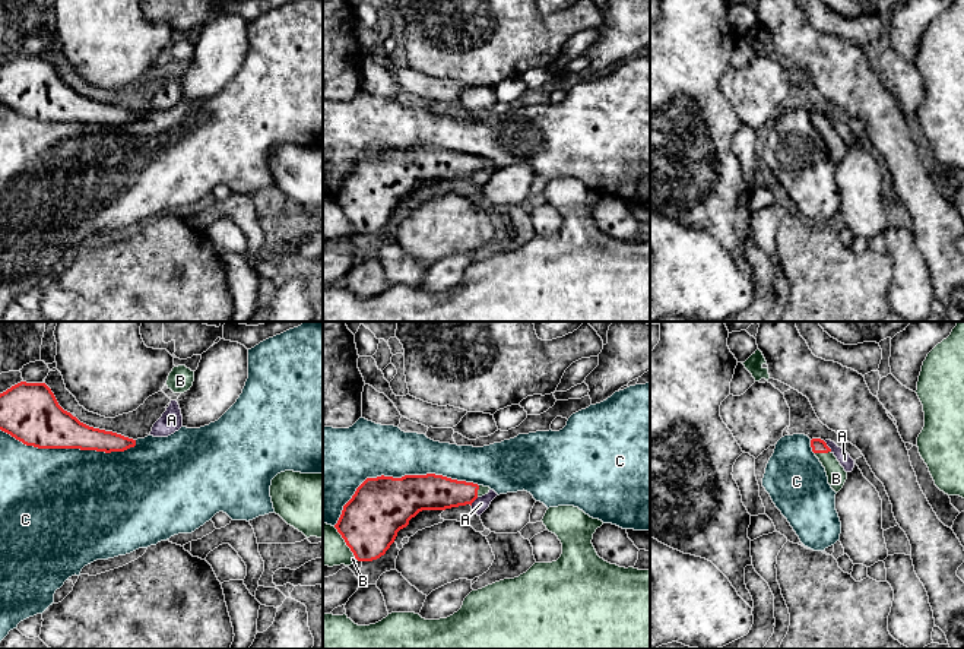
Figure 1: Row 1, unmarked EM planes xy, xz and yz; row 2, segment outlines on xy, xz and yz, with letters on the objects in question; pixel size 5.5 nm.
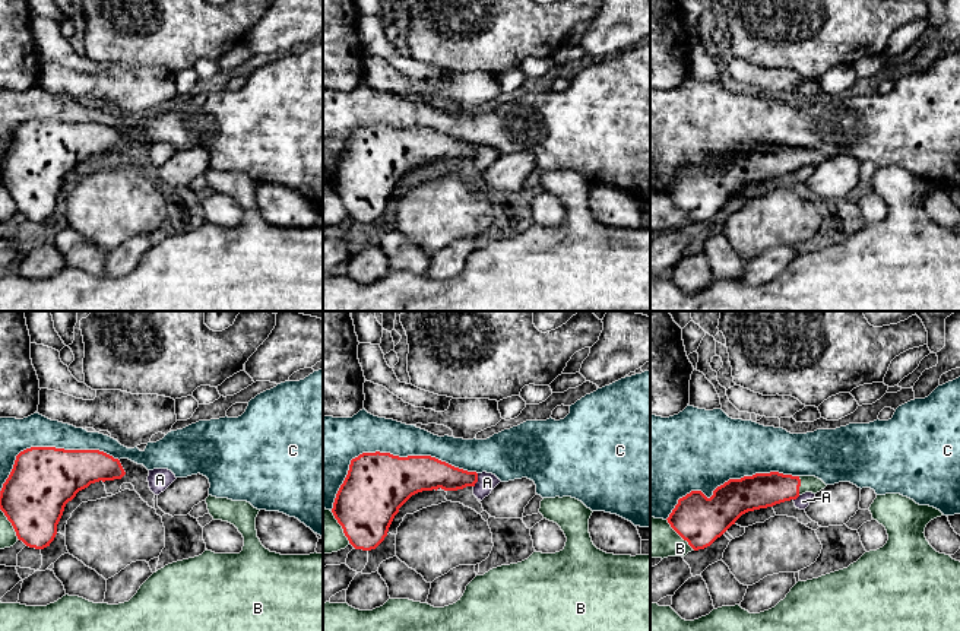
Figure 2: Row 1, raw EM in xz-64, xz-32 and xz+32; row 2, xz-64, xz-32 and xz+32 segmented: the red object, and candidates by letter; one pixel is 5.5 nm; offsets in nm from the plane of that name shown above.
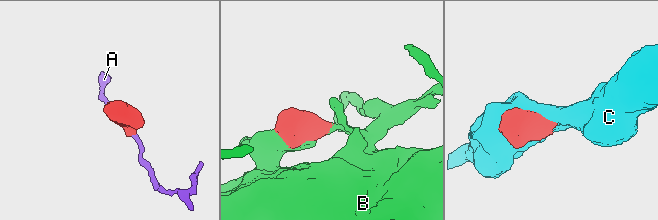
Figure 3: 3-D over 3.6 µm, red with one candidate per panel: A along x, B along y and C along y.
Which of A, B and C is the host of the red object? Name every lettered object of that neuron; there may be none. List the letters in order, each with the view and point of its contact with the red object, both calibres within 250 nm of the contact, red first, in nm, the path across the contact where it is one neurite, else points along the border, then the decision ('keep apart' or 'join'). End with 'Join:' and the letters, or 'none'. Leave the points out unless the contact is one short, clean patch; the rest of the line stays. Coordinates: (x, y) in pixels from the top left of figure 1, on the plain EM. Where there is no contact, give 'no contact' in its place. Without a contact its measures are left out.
A: meets red in yz at (827, 119); 80 nm thick on the red side, 70 nm on the other; border along yz (824, 114), (831, 123); keep apart
B: meets red in yz at (823, 124); 80 nm thick on the red side, 100 nm on the other; join
C: meets red in xz at (399, 151); 320 nm thick on the red side, 300 nm on the other; keep apart
Join: B

